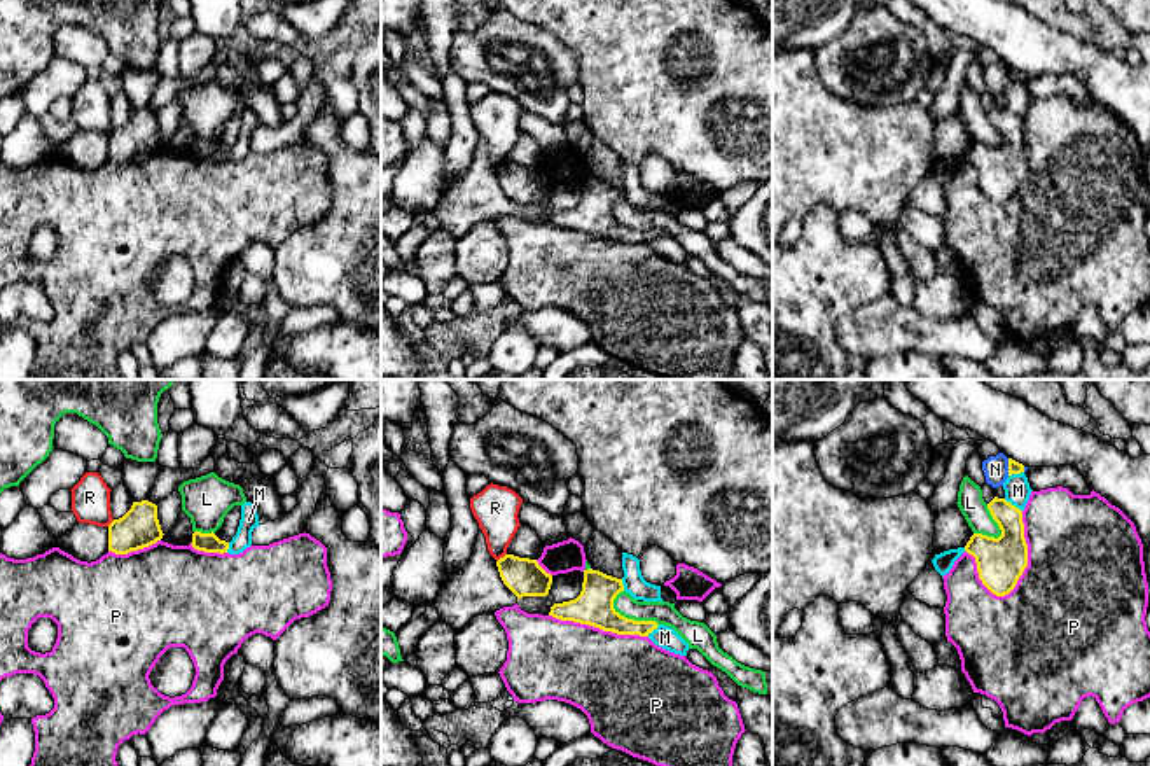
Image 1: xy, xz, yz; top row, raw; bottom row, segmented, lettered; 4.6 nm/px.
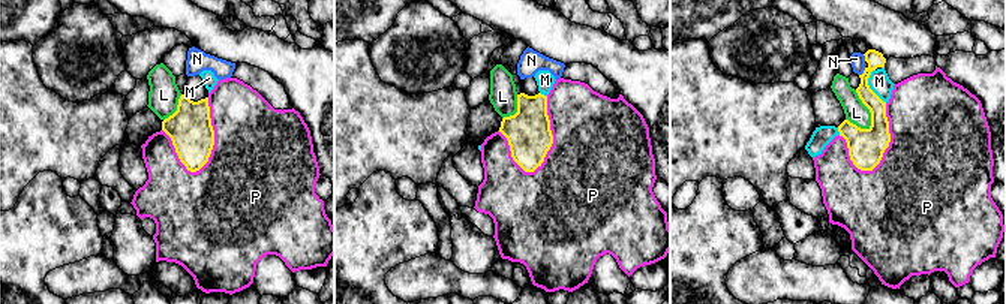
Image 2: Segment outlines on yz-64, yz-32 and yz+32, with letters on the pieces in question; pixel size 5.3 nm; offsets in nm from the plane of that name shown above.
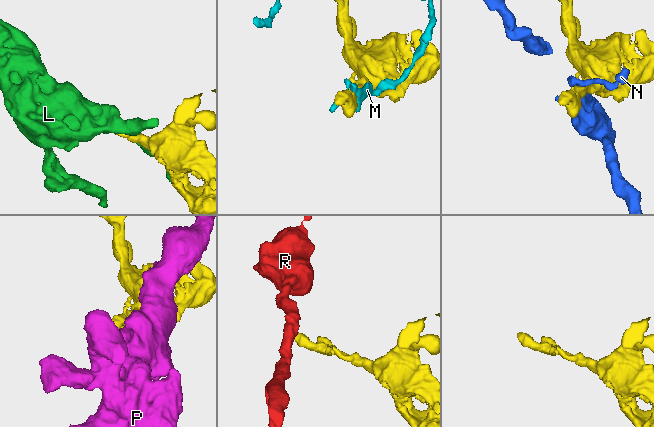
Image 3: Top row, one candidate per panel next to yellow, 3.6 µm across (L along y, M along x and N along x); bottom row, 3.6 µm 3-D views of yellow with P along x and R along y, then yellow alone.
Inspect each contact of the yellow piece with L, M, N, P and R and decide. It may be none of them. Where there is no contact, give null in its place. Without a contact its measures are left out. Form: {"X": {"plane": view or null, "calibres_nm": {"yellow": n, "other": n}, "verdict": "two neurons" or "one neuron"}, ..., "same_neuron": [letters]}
{"L": {"plane": "xz", "calibres_nm": {"yellow": 180, "other": 110}, "verdict": "two neurons"}, "M": {"plane": "yz", "calibres_nm": {"yellow": 200, "other": 120}, "verdict": "two neurons"}, "N": {"plane": "yz", "calibres_nm": {"yellow": 60, "other": 110}, "verdict": "two neurons"}, "P": {"plane": "yz", "calibres_nm": {"yellow": 220, "other": 500}, "verdict": "two neurons"}, "R": {"plane": "xz", "calibres_nm": {"yellow": 180, "other": 200}, "verdict": "two neurons"}, "same_neuron": []}

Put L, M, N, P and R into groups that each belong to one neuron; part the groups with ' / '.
L / M / N / P / R

